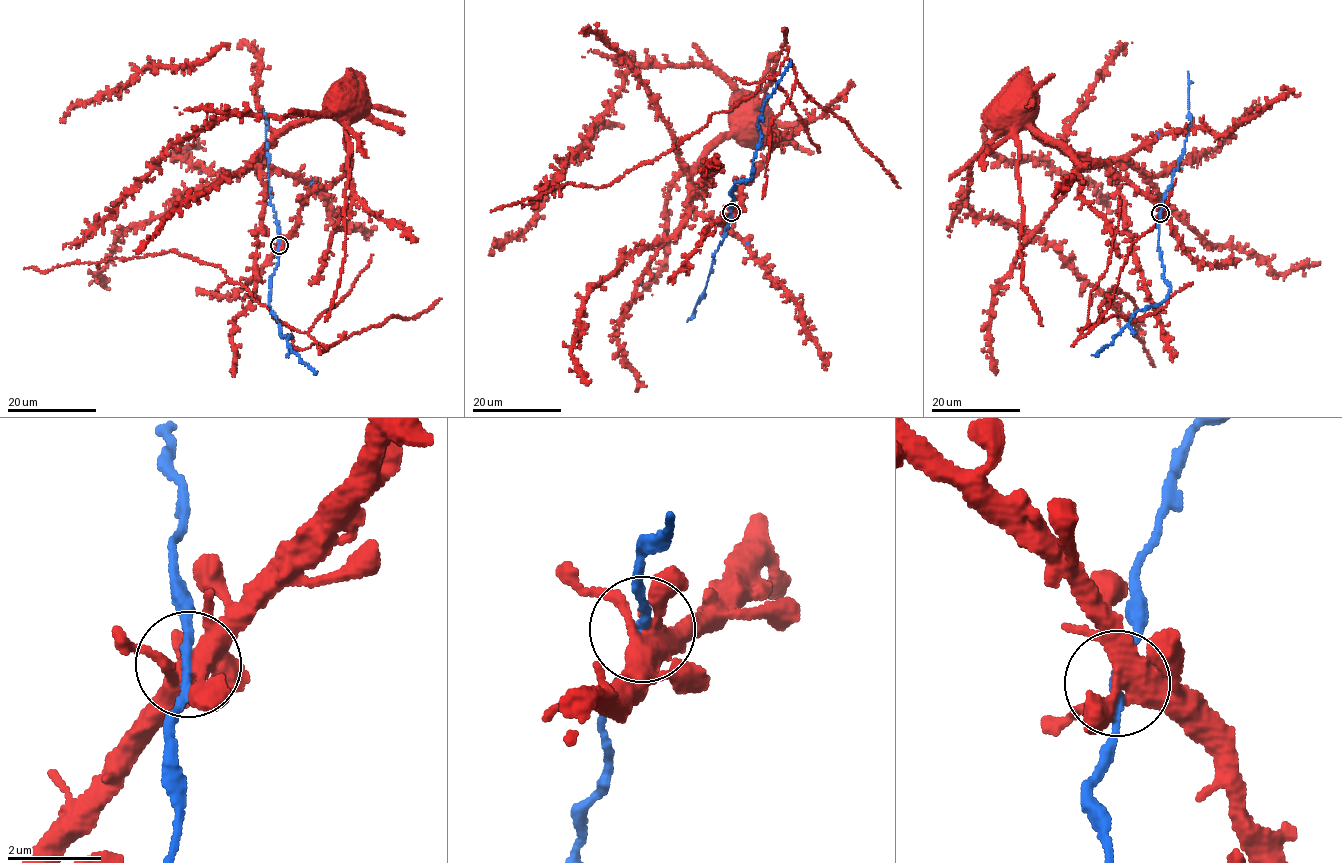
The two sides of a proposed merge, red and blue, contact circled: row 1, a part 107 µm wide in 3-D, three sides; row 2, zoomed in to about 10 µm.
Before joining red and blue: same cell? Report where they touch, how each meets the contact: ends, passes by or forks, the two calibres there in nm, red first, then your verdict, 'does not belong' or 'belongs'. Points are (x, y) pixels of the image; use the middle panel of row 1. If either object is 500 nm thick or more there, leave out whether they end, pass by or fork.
(731, 212) | red forks | blue passes by | 440/160 nm | belongs

